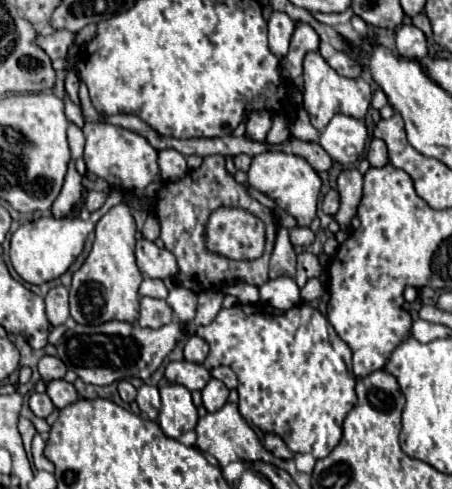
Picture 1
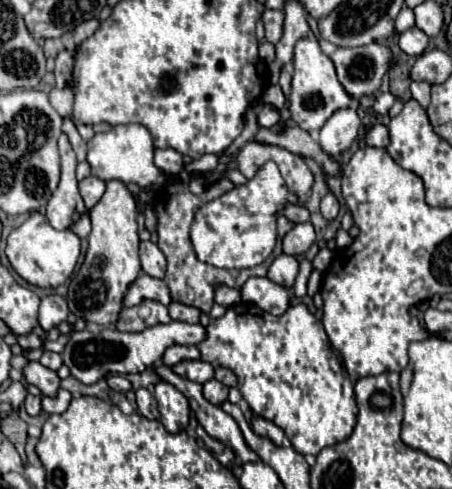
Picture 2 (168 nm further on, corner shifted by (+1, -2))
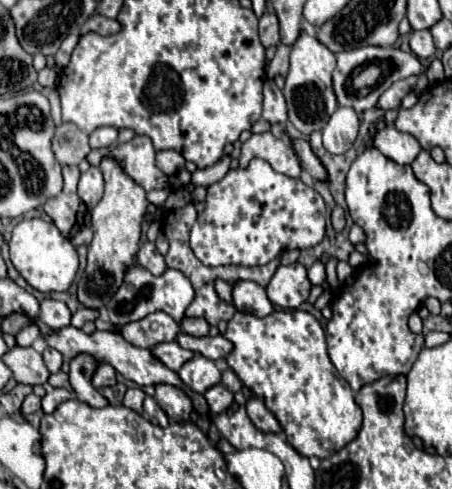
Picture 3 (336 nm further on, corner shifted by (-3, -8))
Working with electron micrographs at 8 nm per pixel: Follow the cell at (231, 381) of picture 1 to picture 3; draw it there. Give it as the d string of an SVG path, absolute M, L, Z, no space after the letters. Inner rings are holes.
M225 370L225 372L223 372L221 384L225 384L231 392L239 392L239 390L241 390L241 380L235 376L233 370Z

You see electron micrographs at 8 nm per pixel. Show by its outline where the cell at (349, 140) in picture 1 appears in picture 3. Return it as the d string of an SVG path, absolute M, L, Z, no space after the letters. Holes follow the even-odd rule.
M337 108L323 128L323 146L331 154L345 154L359 132L359 118L353 108Z

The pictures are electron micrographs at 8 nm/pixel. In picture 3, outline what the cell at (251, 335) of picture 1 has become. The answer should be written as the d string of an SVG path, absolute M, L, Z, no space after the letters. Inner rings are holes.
M275 310L265 318L235 312L223 336L233 344L233 350L225 356L227 366L251 394L263 398L283 426L287 442L299 454L323 460L359 434L361 408L355 404L355 394L347 382L335 374L327 356L325 330L309 312Z

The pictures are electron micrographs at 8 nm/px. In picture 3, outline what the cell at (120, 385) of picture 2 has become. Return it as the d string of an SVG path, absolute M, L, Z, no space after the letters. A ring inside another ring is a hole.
M101 364L101 368L97 368L95 376L93 376L93 386L101 388L101 386L115 386L117 384L117 372L111 364Z

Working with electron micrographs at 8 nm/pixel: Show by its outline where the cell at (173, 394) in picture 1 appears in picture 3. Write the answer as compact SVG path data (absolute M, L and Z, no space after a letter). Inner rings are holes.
M159 384L157 386L155 400L159 402L159 406L169 416L169 422L183 424L183 422L189 420L189 416L193 412L193 404L191 404L189 396L185 396L185 392L181 392L179 388L173 388L169 384Z

